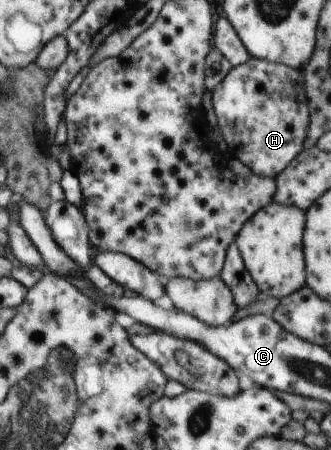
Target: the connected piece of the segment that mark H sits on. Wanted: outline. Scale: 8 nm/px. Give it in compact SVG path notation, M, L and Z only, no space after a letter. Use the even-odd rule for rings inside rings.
M250 57L247 63L232 67L231 71L227 74L227 77L225 77L225 79L223 79L223 81L212 90L211 94L213 109L215 115L217 115L218 127L227 144L227 154L232 157L235 155L235 158L239 159L241 163L244 163L249 169L251 169L253 175L276 178L279 173L285 171L285 169L289 167L289 165L306 149L306 139L310 127L310 105L309 98L306 96L305 75L300 70L293 69L288 65Z

